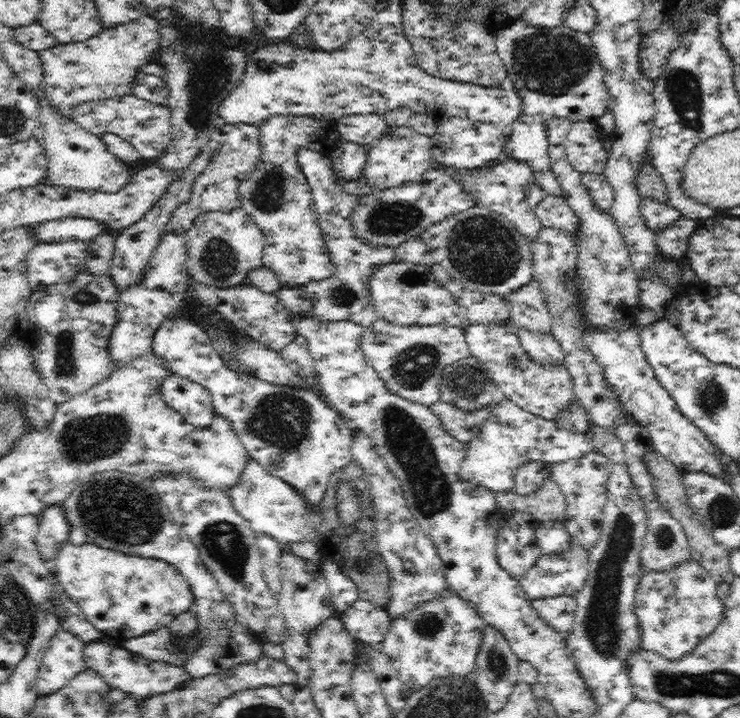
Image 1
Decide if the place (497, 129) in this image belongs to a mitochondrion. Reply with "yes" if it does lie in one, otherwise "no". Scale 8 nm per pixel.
no

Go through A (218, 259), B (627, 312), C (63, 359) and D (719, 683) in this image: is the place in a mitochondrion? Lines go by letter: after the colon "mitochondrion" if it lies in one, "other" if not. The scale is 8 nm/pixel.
A: mitochondrion
B: other
C: mitochondrion
D: mitochondrion

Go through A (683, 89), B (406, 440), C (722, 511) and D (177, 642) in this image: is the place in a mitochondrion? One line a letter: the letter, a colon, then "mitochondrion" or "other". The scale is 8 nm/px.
A: mitochondrion
B: mitochondrion
C: mitochondrion
D: other

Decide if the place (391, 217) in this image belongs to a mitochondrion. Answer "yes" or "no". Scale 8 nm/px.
yes

